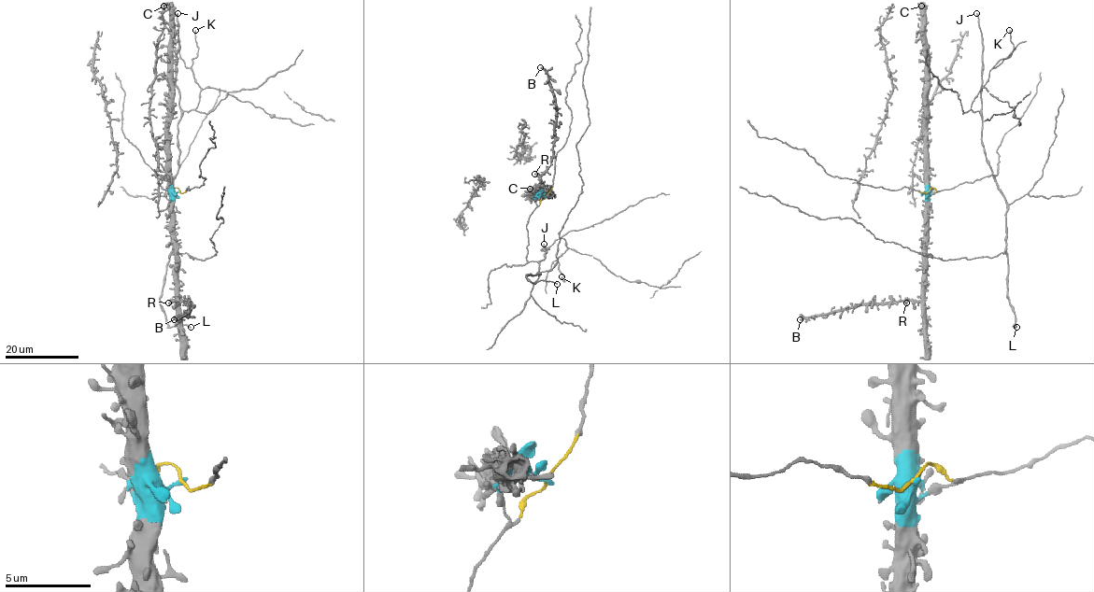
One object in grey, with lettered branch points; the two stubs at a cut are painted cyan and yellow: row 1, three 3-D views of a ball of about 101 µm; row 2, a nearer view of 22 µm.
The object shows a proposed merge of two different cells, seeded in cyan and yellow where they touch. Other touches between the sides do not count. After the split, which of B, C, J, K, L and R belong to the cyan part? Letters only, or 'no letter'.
B, C, R

